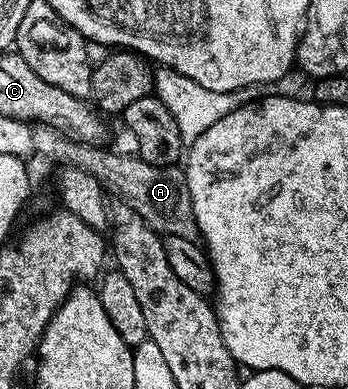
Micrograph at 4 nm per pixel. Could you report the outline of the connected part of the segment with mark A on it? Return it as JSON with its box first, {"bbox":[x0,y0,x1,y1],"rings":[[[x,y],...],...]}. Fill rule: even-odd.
{"bbox":[32,124,199,241],"rings":[[[46,124],[36,125],[32,129],[34,136],[34,153],[39,157],[46,156],[49,160],[58,160],[58,165],[73,165],[83,169],[87,174],[94,175],[101,185],[113,187],[117,191],[116,199],[120,203],[131,206],[151,230],[164,238],[178,236],[191,241],[198,239],[199,233],[195,222],[195,210],[191,206],[191,194],[187,190],[187,178],[180,167],[168,164],[159,166],[147,162],[141,156],[130,154],[120,156],[117,152],[105,152],[104,147],[83,144],[68,140],[59,130]]]}

